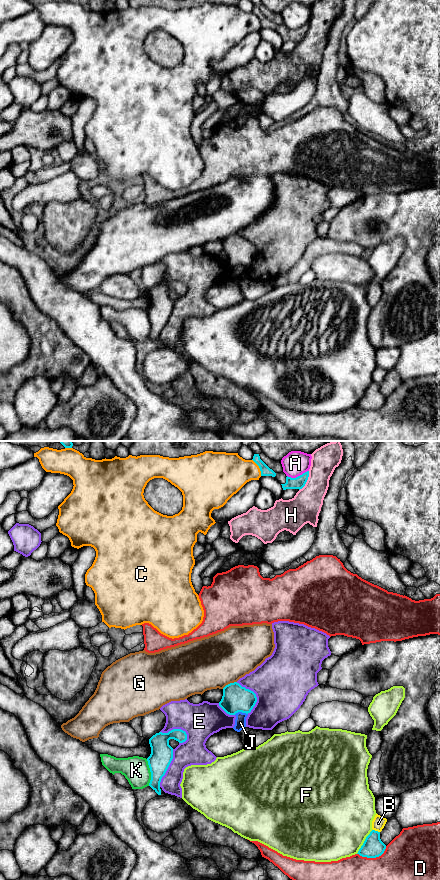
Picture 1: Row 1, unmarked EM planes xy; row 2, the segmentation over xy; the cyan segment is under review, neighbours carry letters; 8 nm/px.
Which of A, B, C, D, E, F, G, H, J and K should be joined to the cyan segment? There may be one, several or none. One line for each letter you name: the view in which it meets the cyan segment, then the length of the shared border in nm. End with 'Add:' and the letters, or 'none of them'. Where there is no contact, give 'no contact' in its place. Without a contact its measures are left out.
Add: none of them

